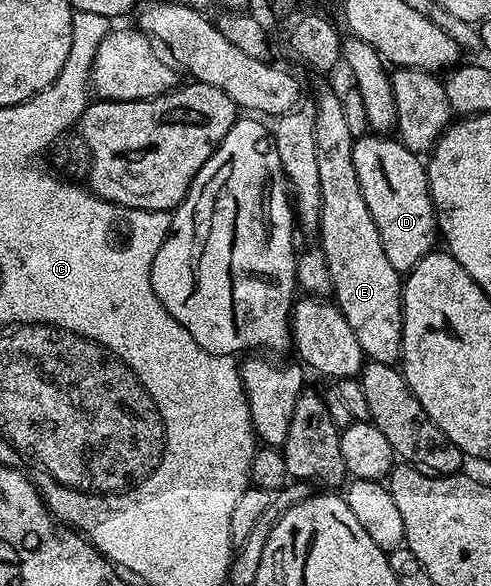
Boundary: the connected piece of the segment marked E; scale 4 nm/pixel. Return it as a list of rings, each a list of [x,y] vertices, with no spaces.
[[[320,77],[316,83],[314,106],[314,144],[315,156],[318,159],[319,188],[321,190],[321,213],[318,230],[318,245],[324,250],[326,265],[332,282],[331,298],[340,308],[346,325],[354,329],[358,345],[362,345],[365,356],[373,363],[395,364],[400,358],[402,349],[402,275],[390,265],[386,252],[382,250],[382,237],[378,237],[378,225],[366,209],[366,197],[358,185],[358,173],[354,173],[354,153],[352,144],[352,123],[348,120],[348,111],[340,100],[340,95],[327,83],[327,78]]]

